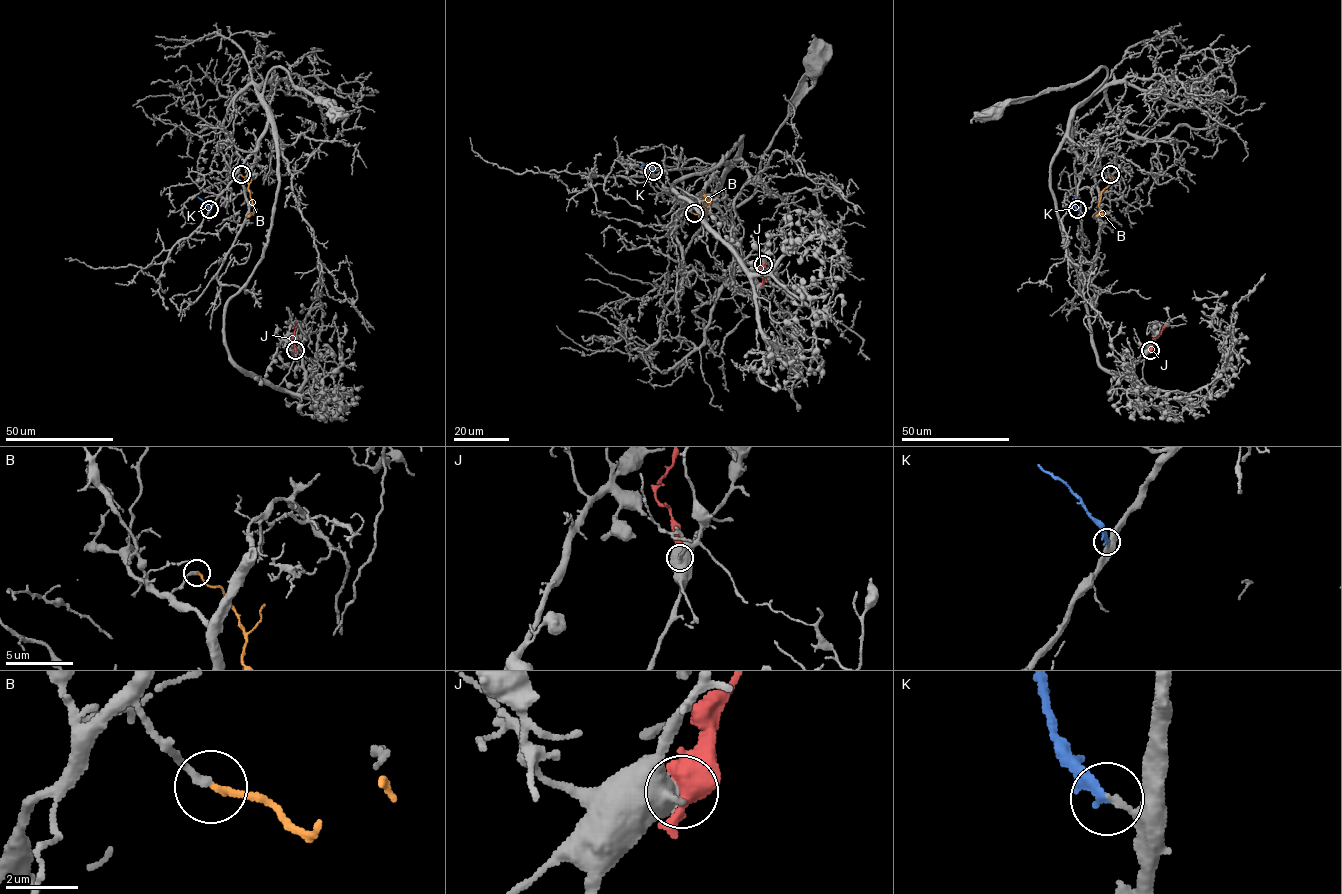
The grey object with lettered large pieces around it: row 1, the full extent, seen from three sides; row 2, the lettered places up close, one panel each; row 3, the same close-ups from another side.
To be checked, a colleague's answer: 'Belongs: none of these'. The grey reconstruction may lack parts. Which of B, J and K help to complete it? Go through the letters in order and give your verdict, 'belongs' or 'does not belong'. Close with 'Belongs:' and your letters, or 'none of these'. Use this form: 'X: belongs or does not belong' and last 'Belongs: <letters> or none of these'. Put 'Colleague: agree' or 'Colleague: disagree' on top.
Colleague: disagree
B: does not belong
J: does not belong
K: belongs
Belongs: K

